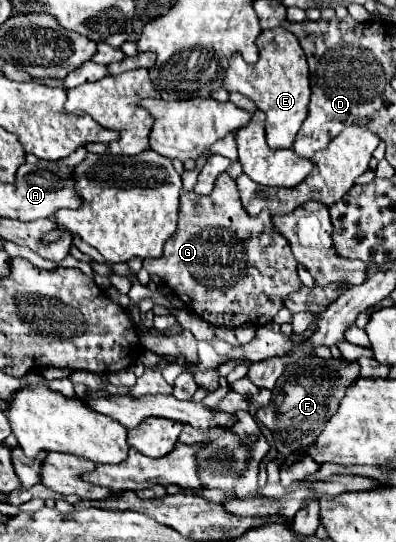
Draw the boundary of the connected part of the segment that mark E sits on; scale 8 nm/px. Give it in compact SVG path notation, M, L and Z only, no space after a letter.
M283 27L261 31L257 37L257 49L259 61L253 65L245 63L241 55L231 57L223 87L229 93L237 91L249 97L267 115L267 143L271 149L291 149L295 135L307 117L307 103L311 93L305 53L297 37Z

